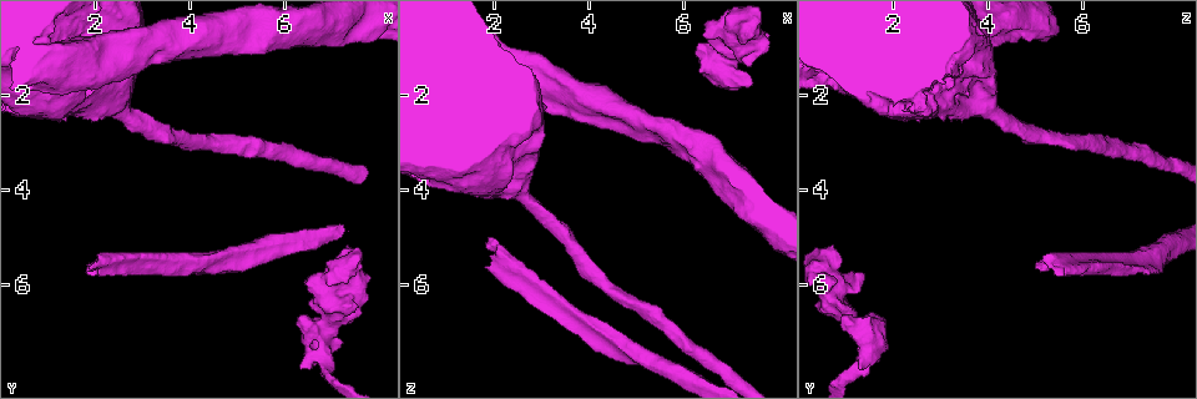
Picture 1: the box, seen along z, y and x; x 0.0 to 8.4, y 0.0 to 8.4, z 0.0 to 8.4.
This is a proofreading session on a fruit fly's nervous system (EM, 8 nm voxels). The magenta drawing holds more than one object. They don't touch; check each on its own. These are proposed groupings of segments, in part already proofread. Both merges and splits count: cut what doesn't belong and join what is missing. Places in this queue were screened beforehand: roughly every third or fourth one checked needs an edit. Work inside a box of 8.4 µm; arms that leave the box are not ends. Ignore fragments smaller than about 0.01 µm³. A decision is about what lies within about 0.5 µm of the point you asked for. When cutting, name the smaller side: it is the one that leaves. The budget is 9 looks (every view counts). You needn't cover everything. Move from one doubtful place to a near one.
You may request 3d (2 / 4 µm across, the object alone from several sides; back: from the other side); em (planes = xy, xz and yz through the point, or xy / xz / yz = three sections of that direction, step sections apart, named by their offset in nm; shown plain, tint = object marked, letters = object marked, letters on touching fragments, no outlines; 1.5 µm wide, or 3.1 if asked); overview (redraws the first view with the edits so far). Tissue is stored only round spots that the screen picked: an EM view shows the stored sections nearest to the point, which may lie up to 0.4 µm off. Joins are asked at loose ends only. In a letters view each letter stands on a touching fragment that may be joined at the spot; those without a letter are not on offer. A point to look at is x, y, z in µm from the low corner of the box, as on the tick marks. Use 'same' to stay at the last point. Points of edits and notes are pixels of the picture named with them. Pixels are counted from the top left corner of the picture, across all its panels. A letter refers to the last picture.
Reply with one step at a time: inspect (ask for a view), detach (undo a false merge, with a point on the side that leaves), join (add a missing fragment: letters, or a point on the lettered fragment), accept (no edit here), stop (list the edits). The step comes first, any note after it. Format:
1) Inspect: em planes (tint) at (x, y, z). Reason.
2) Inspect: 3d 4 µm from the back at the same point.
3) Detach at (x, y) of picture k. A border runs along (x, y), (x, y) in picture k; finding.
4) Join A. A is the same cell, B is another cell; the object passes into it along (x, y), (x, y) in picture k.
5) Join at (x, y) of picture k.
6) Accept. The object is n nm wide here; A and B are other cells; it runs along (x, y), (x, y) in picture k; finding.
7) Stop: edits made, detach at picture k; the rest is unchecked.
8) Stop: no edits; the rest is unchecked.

Inspect: em planes (letters) at (7.30, 5.80, 1.20). An open end.

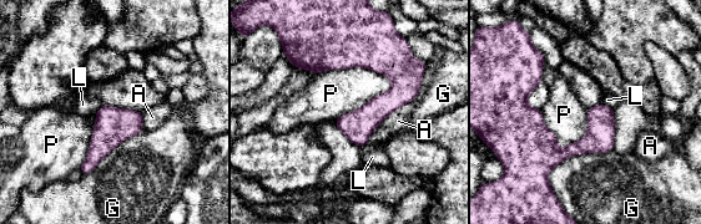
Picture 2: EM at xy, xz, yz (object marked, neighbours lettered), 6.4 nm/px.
Accept. The object is 180 nm wide here; A, G, L and P are other cells; a border runs along (316, 72), (367, 67), (392, 85) in picture 2; no lettered fragment goes on from it.

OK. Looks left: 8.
Inspect: 3d 2 µm at (1.90, 5.75, 5.15). Free end.

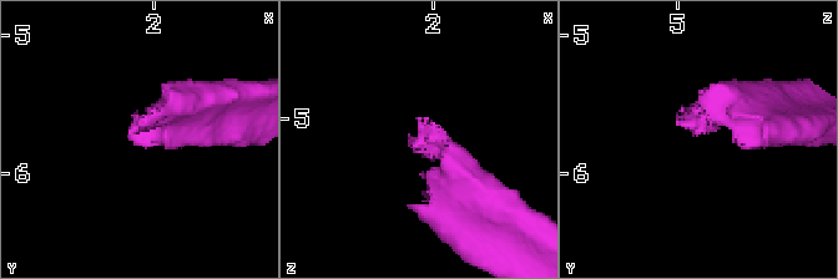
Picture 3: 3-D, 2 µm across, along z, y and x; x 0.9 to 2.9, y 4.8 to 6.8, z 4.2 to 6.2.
Inspect: em planes (letters) at (1.86, 5.68, 5.10).

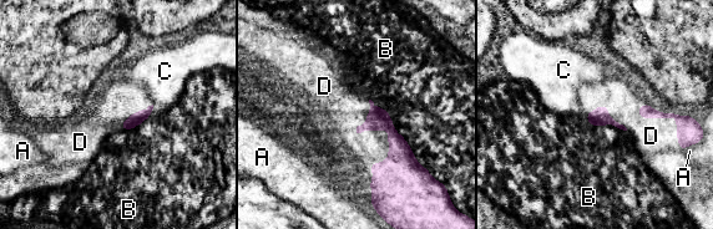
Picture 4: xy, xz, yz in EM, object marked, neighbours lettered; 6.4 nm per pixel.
Join D. D is the same cell, A, B and C are other cells; it goes on there.

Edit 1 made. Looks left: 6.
Inspect: overview.

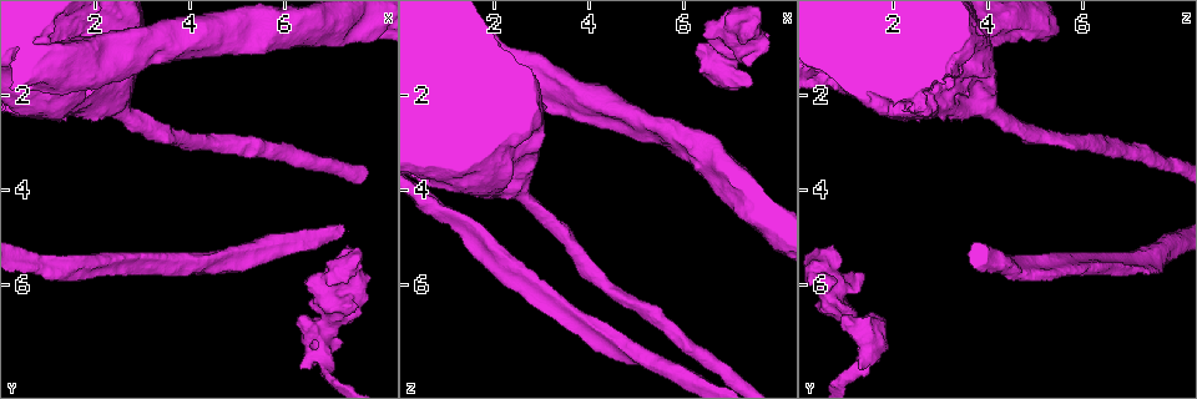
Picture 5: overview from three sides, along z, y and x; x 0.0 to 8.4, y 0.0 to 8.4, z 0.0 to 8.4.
Inspect: 3d 2 µm at (4.45, 5.75, 7.60). Thick end.

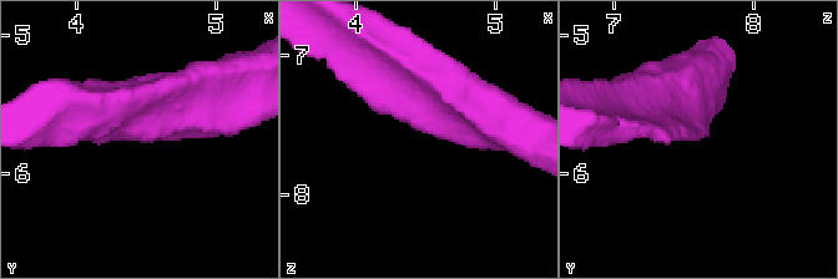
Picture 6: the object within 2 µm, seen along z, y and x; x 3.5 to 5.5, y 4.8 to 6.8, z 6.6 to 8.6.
Inspect: em planes (letters) at (4.50, 5.76, 7.56).

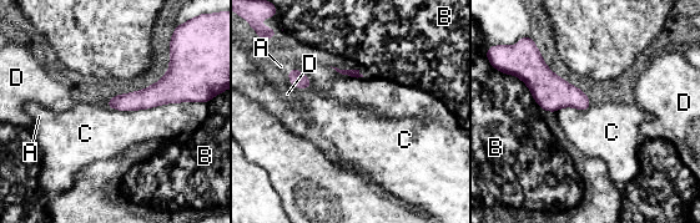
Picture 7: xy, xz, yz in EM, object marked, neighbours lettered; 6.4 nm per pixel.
Accept. A, B, C and D are other cells; it runs along (185, 97), (151, 96), (110, 104) in picture 7; no lettered fragment goes on from it.

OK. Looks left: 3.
Inspect: em planes (tint) at (3.15, 5.65, 6.40). A fork.

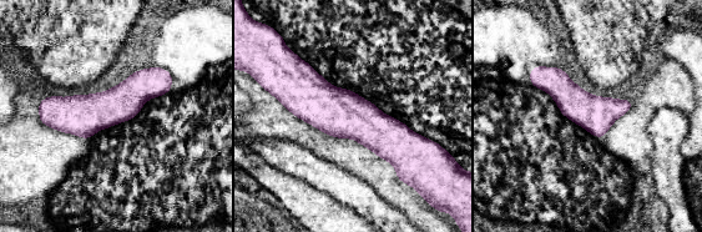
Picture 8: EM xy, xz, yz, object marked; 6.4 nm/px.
Inspect: em planes (letters) at the same point. What lies round it.

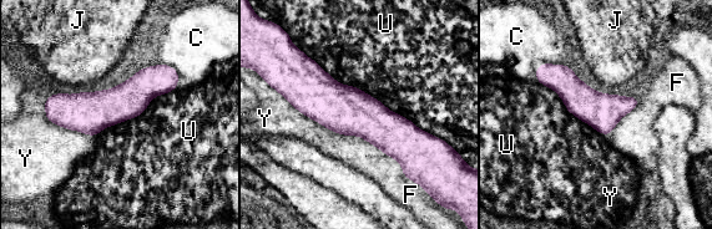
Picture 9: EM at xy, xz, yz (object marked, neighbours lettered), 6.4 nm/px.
Accept. C, F, J, U and Y are other cells; a border runs along (302, 50), (341, 84), (443, 140) in picture 9; all the same neuron.

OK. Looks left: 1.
Stop: edits made, join at picture 4; the rest is unchecked.

